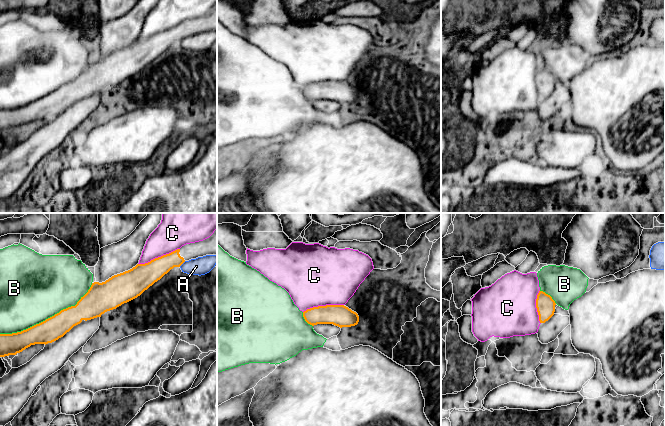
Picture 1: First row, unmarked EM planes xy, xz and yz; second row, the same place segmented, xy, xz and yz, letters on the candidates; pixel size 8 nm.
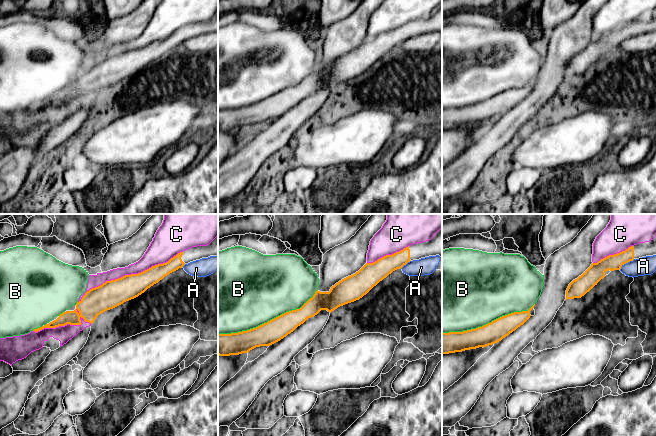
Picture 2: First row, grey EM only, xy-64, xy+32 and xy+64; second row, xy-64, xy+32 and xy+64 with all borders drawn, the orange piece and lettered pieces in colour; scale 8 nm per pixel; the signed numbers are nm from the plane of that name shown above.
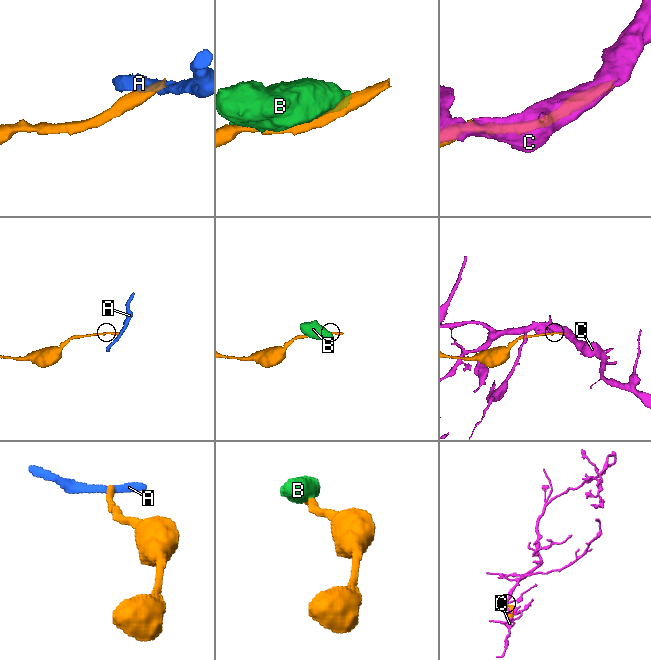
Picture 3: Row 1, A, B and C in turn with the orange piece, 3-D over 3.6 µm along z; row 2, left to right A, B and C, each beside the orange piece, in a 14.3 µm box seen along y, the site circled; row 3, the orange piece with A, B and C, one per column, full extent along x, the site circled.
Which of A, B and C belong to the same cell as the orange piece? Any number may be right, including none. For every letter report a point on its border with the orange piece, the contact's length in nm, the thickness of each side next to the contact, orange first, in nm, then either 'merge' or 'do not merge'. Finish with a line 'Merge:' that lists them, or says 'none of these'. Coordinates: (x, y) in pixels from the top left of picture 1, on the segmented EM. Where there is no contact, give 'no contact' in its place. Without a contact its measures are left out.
A: xy (182, 263) | 70 nm | 160/140 nm | do not merge
B: xy (48, 318) | 850 nm | 190/500 nm | do not merge
C: xy (158, 257) | 360 nm | 200/260 nm | do not merge
Merge: none of these

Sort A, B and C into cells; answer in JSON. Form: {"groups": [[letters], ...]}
{"groups": [["A"], ["B"], ["C"]]}

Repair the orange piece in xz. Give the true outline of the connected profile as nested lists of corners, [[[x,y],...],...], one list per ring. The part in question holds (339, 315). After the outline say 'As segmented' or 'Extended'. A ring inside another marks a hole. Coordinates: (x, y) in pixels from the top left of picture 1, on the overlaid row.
[[[326,305],[307,309],[303,312],[305,321],[314,326],[317,324],[333,324],[340,328],[355,326],[359,316],[344,305]]]. As segmented

